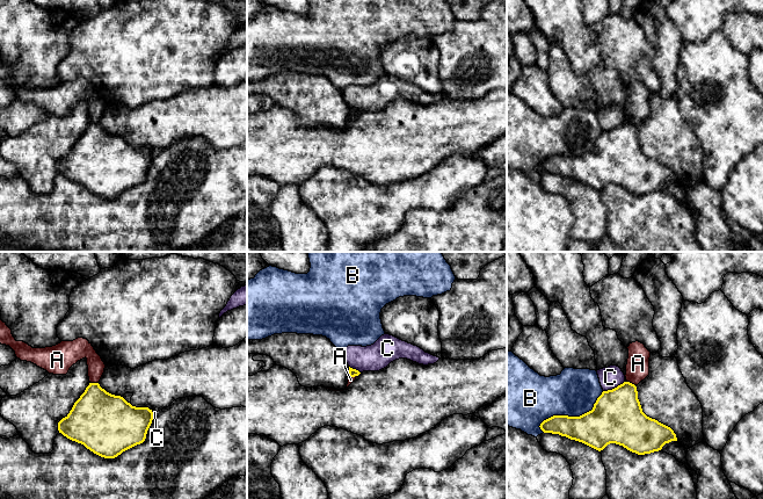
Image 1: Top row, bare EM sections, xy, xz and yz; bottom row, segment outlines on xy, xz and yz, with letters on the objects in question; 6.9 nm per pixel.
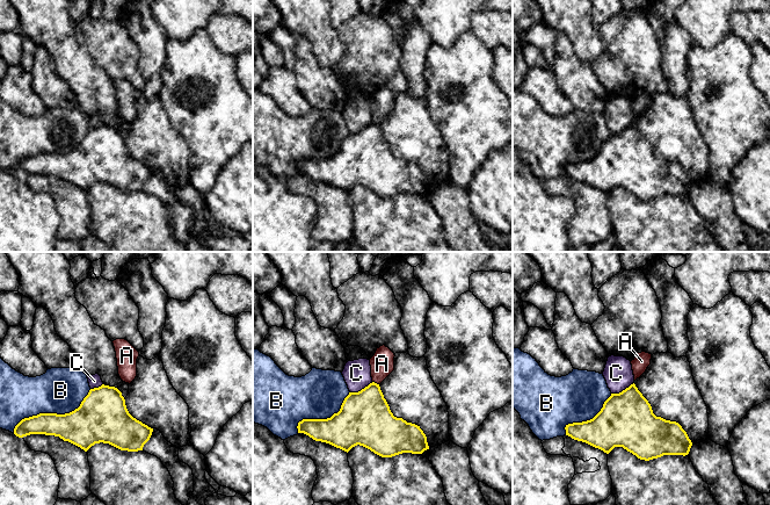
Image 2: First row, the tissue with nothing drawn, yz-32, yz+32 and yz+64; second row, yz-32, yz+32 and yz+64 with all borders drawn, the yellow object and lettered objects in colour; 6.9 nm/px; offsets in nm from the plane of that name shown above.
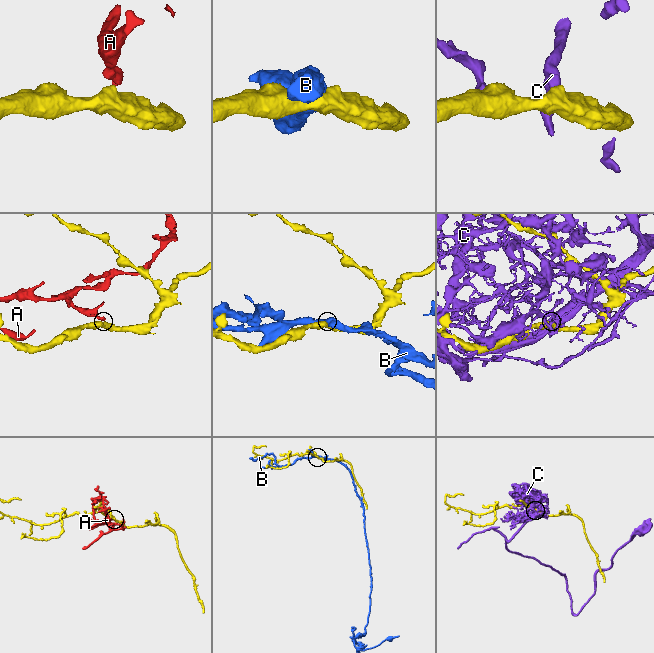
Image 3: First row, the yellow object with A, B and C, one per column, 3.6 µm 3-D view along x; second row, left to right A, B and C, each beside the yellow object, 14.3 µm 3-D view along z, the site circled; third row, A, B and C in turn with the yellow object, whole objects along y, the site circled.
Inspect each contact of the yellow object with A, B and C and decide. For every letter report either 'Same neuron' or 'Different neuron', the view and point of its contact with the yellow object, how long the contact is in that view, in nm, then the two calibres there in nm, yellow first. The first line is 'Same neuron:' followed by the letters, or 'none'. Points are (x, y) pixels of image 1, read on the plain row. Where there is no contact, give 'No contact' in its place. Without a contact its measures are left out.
Same neuron: none
A: Different neuron. Touches yellow at xy (94, 123). Shared border 60 nm. Thickness 400 nm (yellow) against 120 nm
B: Different neuron. Touches yellow at yz (572, 157). Shared border 500 nm. Thickness 280 nm (yellow) against 320 nm
C: Different neuron. Touches yellow at yz (615, 128). Shared border 170 nm. Thickness 360 nm (yellow) against 150 nm

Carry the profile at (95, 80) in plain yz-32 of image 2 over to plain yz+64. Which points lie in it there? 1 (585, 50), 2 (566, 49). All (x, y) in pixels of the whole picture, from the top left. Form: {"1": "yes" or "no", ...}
{"1": "yes", "2": "no"}

